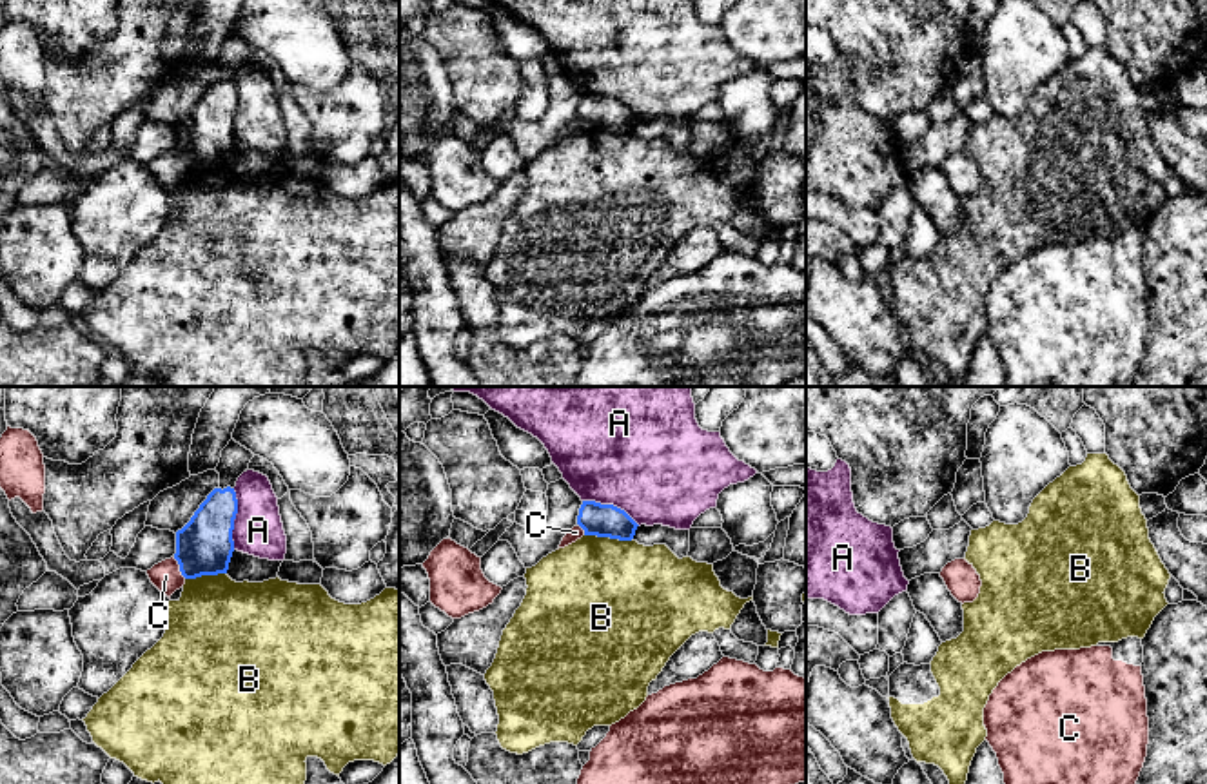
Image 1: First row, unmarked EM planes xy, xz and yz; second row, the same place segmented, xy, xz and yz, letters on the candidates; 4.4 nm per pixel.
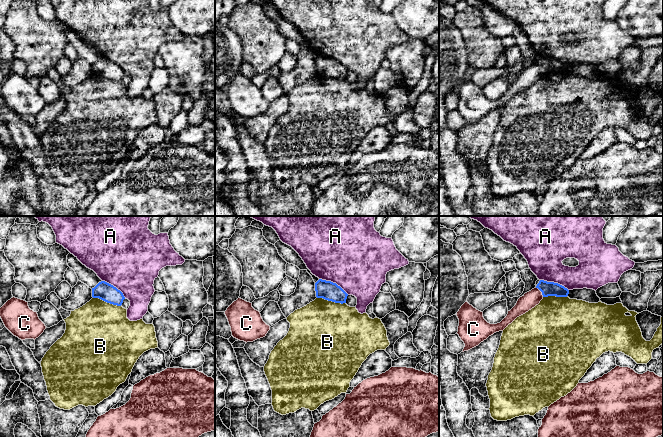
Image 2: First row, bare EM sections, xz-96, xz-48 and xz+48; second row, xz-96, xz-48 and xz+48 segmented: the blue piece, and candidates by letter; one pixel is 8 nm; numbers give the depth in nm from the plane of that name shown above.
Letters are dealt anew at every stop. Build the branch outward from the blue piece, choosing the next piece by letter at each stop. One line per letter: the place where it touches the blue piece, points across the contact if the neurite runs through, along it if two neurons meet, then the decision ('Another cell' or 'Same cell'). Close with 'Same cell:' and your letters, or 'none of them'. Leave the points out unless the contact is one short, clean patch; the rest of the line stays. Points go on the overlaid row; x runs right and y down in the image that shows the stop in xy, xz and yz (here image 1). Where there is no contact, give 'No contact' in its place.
A: Touches blue at xy (235, 518). Boundary: xy (233, 489), (236, 499), (235, 548). Another cell
B: Touches blue at xz (608, 536). Boundary: xz (585, 534), (632, 539). Another cell
C: Touches blue at xy (180, 568). Boundary: xy (173, 558), (186, 578). Another cell
Same cell: none of them

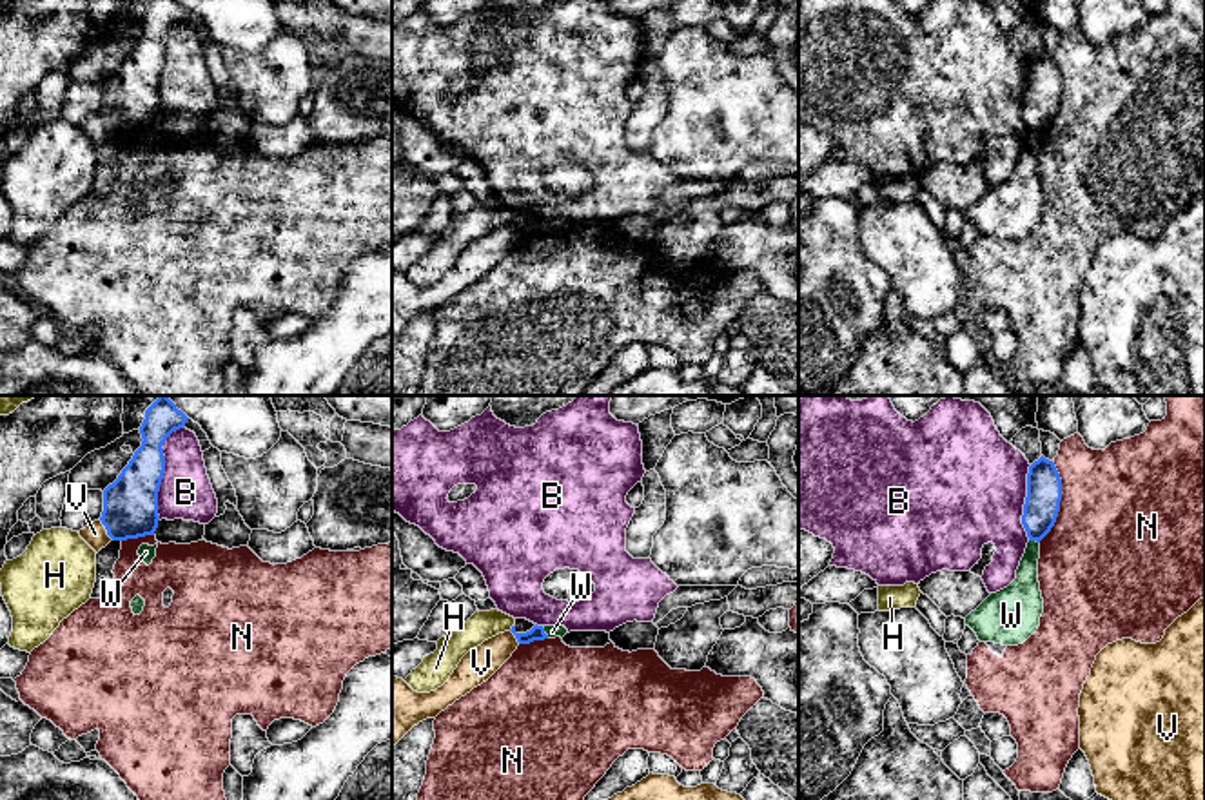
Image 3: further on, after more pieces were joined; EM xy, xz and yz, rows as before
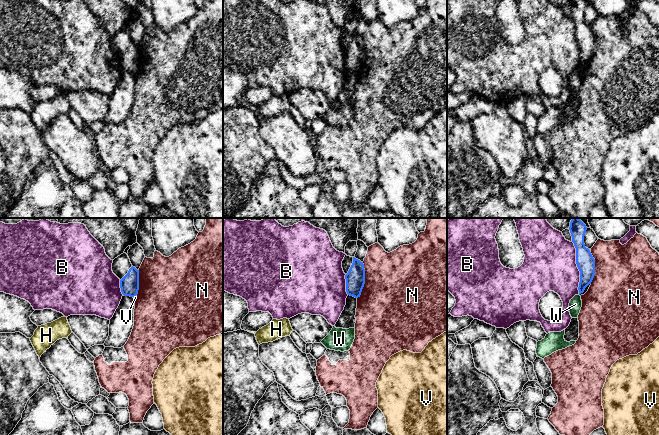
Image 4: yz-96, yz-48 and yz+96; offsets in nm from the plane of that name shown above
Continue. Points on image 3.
B: Touches blue at xy (164, 470). Boundary: xy (182, 427), (162, 447), (164, 478), (158, 492), (158, 519). Another cell
H: Touches blue at xz (512, 628). Boundary: xz (512, 624), (509, 630). Another cell
N: Touches blue at yz (1060, 499). Boundary: yz (1053, 461), (1060, 479), (1060, 510), (1055, 525), (1038, 541). Another cell
V: Touches blue at xy (106, 528). Boundary: xy (98, 519), (113, 539). Another cell
W: Touches blue at xz (543, 632). Boundary: xz (541, 626), (548, 637). Another cell
Same cell: none of them

